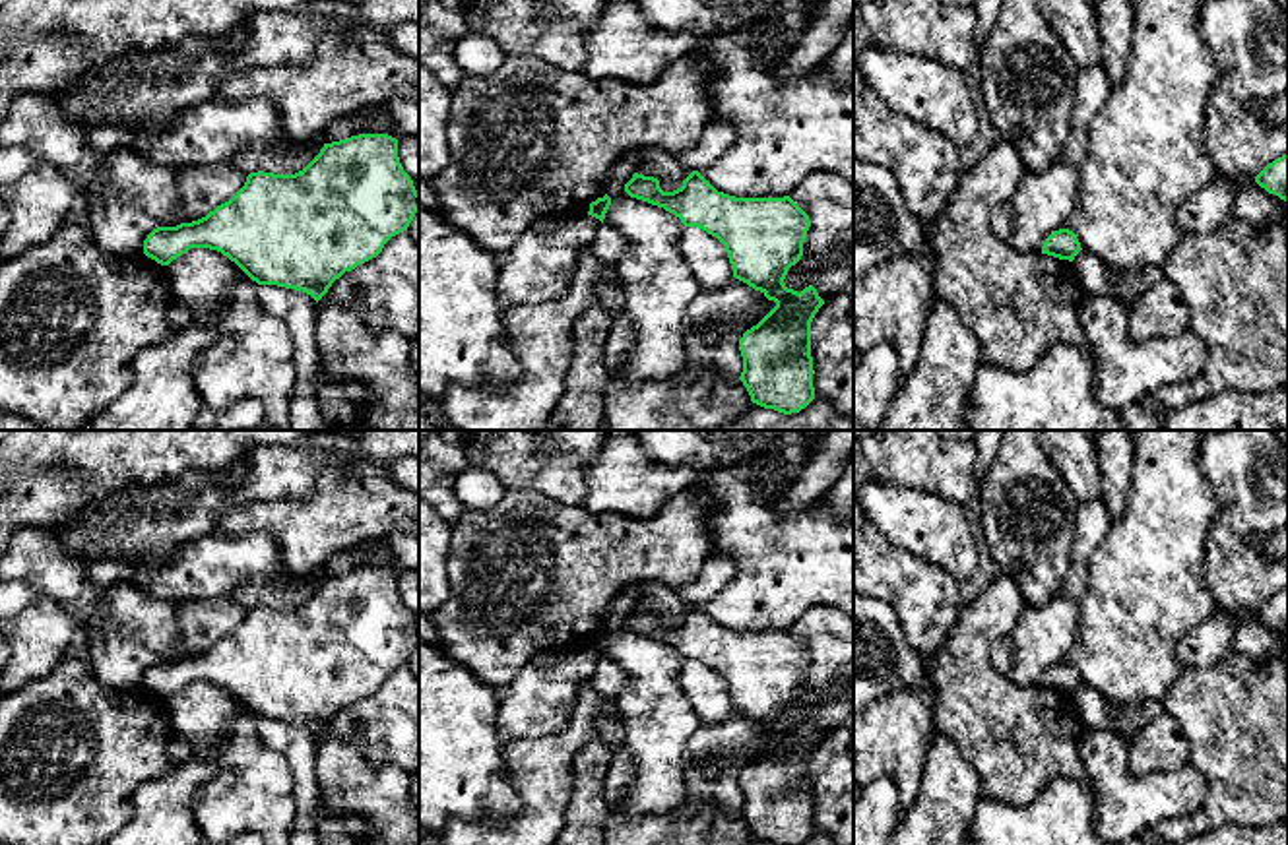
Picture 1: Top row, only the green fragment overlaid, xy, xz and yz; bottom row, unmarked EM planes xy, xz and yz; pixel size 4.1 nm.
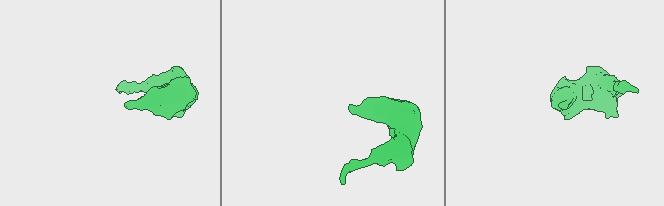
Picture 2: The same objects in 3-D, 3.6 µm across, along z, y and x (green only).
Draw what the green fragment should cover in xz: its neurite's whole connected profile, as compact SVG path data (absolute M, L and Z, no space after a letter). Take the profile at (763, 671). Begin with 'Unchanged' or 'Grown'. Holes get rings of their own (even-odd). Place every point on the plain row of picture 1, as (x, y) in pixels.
Unchanged. M692 605L683 620L663 626L660 614L634 607L625 618L630 632L663 642L681 653L685 661L698 661L716 671L727 686L733 711L760 725L776 740L739 773L743 806L739 814L751 835L774 845L801 845L815 833L811 756L824 735L813 719L801 727L788 723L788 704L803 690L803 676L811 661L809 649L789 632L735 632L718 626L698 605Z

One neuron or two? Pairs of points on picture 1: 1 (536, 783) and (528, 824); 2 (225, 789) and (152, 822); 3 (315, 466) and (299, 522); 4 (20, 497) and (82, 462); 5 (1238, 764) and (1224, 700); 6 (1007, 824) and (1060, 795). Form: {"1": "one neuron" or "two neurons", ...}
{"1": "one neuron", "2": "two neurons", "3": "two neurons", "4": "one neuron", "5": "one neuron", "6": "one neuron"}

